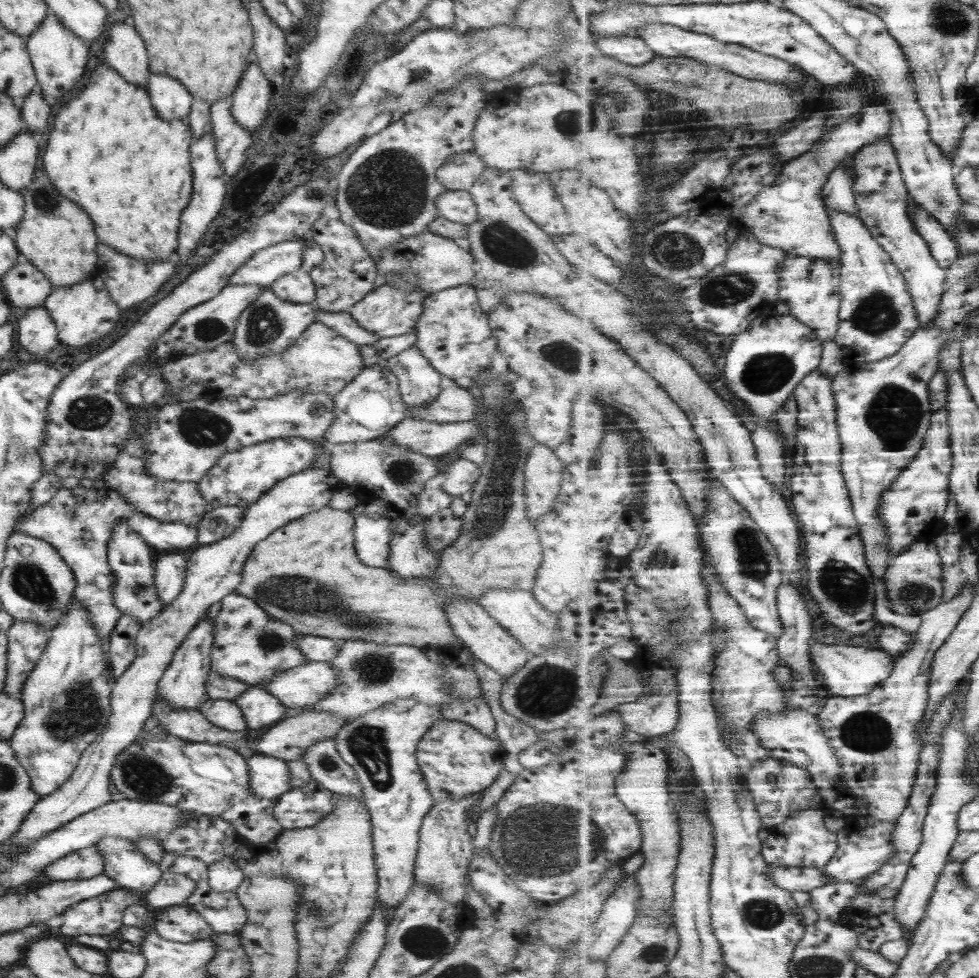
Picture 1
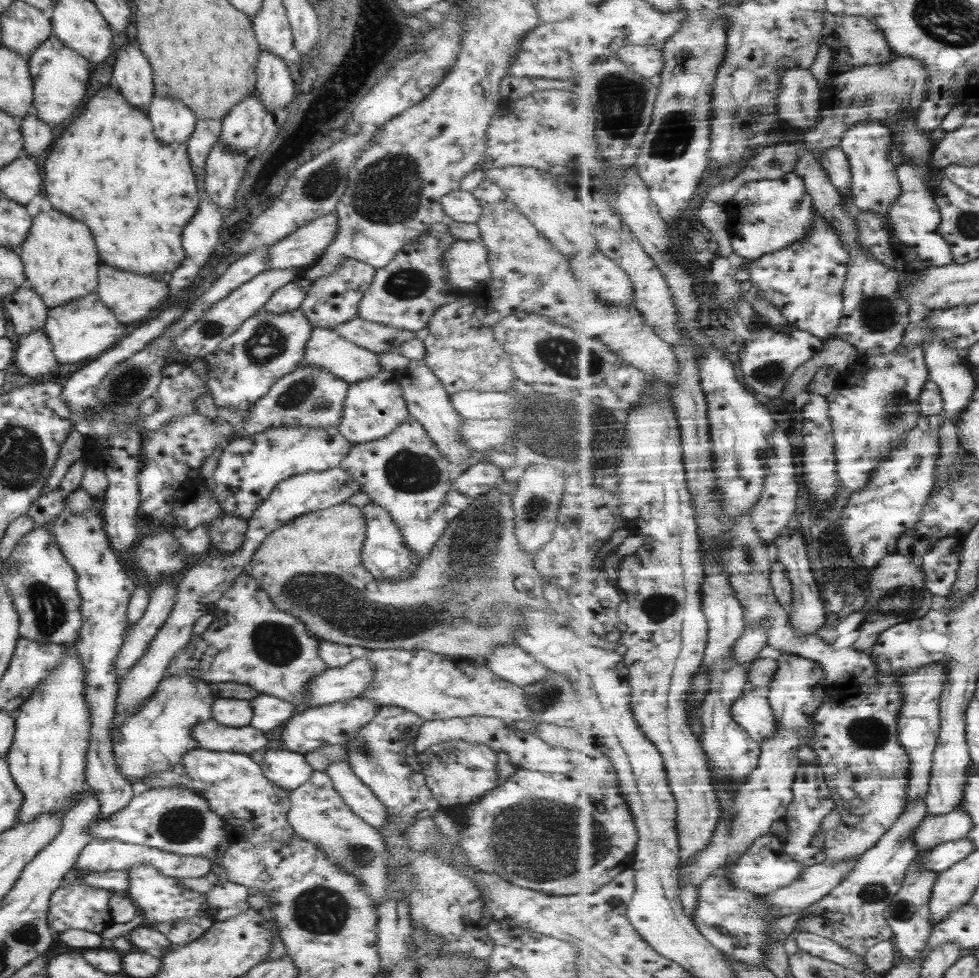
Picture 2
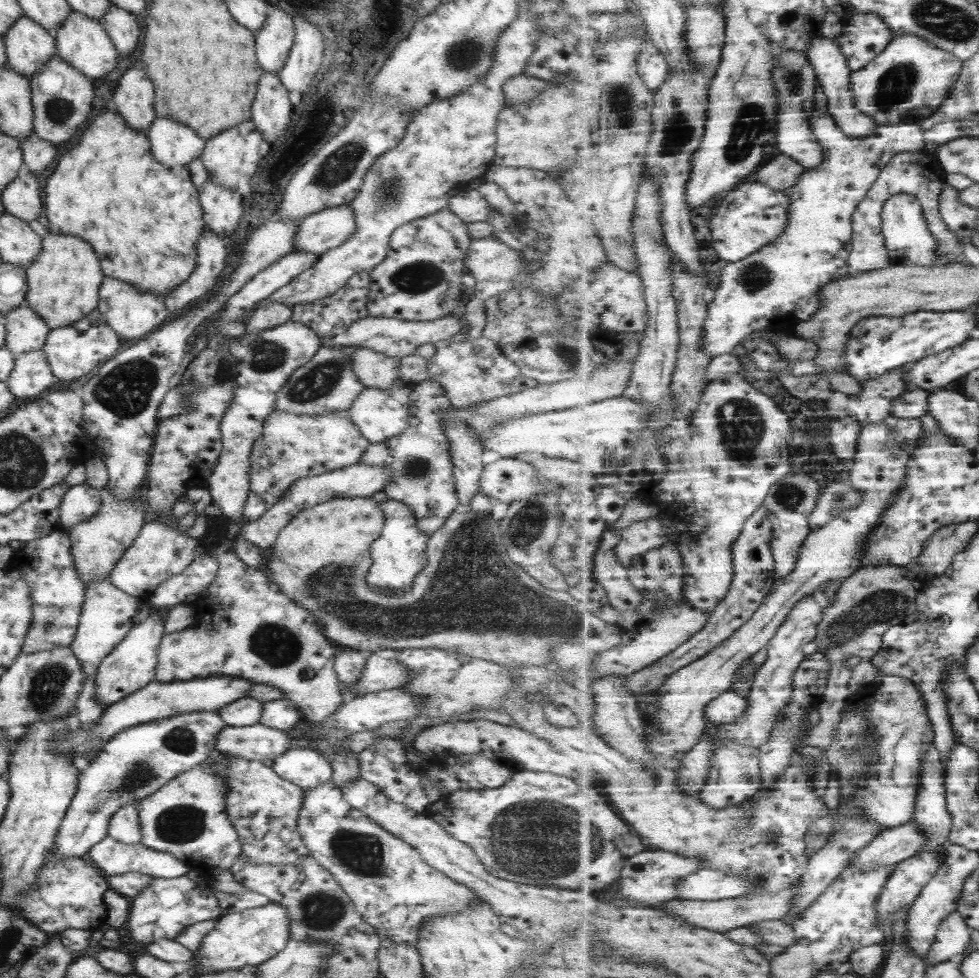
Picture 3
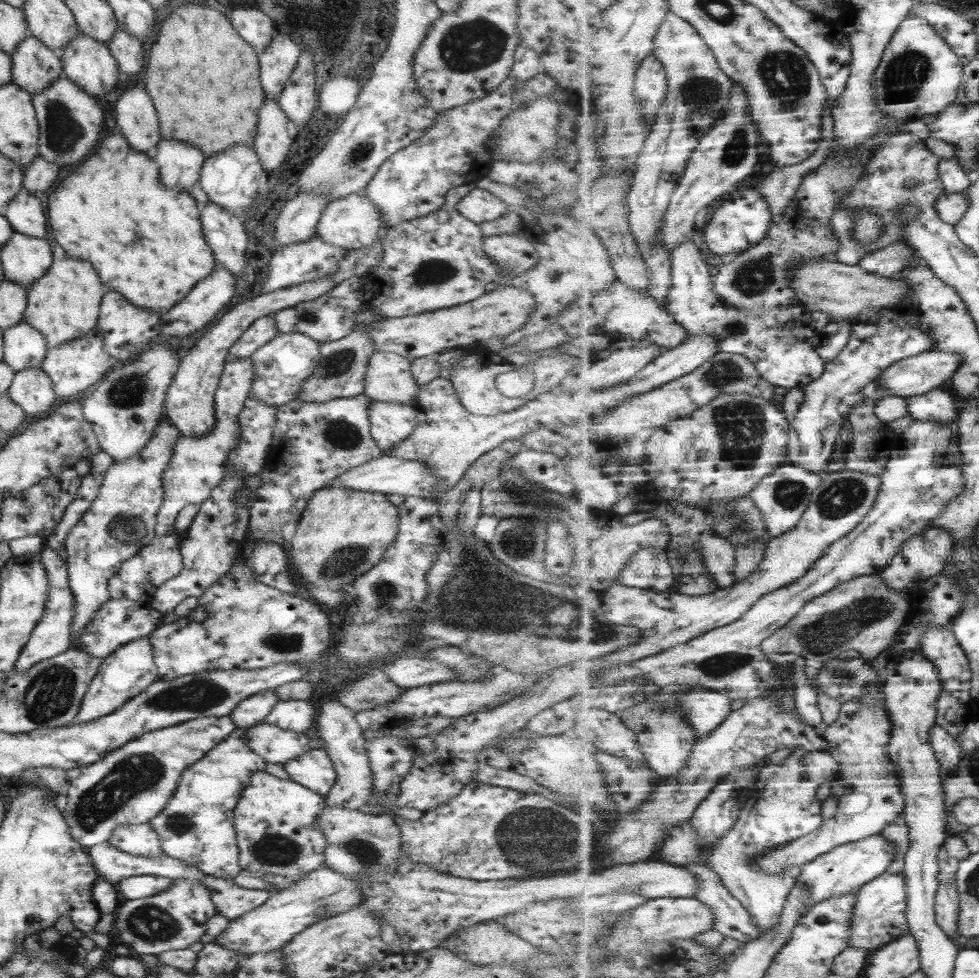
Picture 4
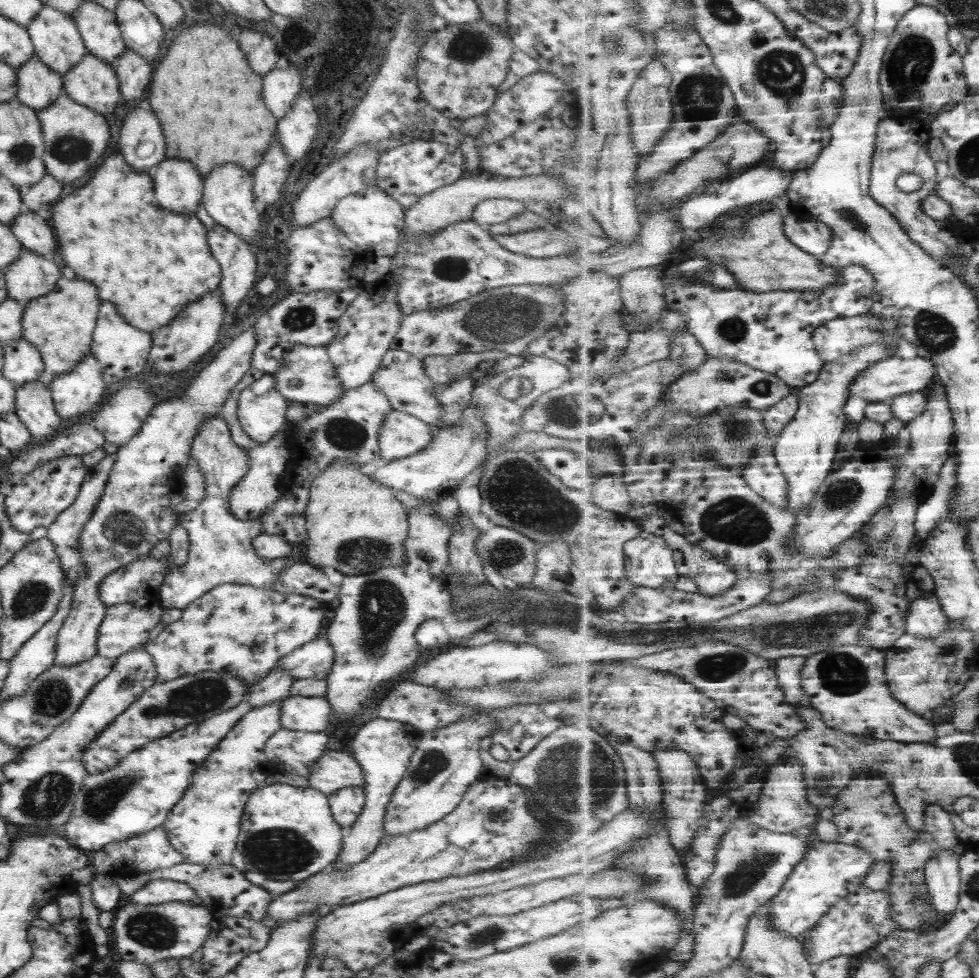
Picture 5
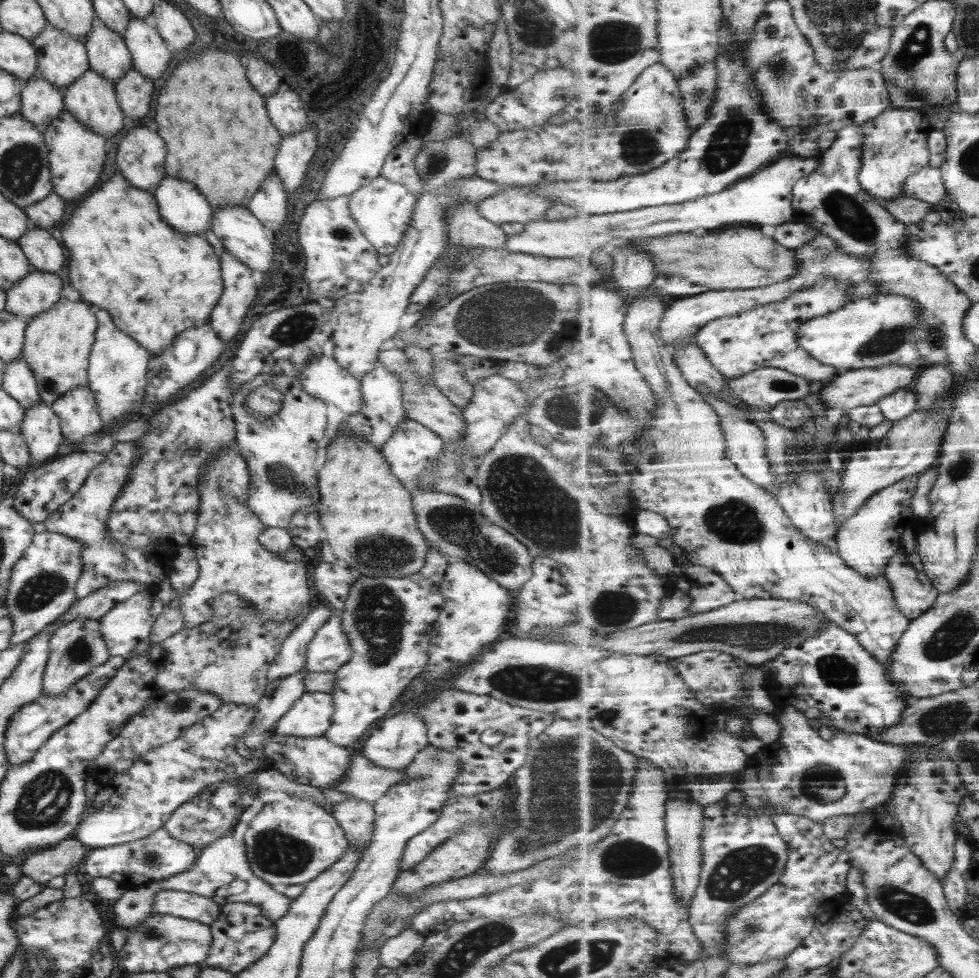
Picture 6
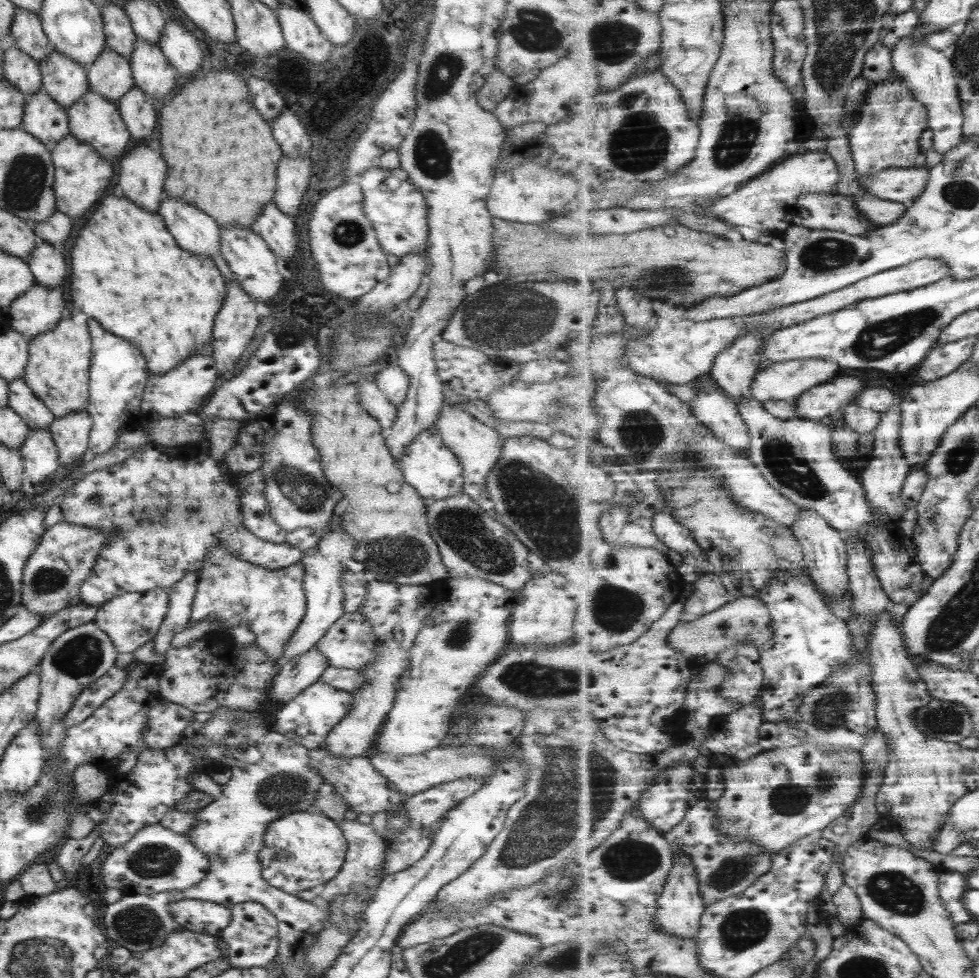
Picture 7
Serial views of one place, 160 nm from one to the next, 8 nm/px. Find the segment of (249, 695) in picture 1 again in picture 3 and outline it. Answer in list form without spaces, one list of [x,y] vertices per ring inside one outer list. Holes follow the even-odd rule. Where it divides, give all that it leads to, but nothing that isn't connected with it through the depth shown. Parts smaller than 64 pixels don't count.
[[[283,698],[268,700],[261,704],[261,715],[257,723],[267,728],[286,731],[292,729],[299,721],[298,710],[292,702]]]

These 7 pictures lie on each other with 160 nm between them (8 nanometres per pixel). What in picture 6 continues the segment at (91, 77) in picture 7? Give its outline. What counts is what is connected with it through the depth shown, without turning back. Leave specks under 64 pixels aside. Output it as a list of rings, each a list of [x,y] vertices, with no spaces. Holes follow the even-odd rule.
[[[97,18],[82,43],[86,49],[88,69],[101,78],[115,83],[132,69],[131,57],[122,37],[109,30]]]

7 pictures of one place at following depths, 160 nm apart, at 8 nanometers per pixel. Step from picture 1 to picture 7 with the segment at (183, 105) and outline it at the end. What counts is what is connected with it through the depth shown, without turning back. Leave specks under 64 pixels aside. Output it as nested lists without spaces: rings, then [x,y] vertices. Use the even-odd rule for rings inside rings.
[[[165,198],[159,204],[156,212],[163,218],[165,229],[171,234],[177,247],[183,248],[191,254],[201,254],[201,257],[209,257],[209,259],[212,259],[218,253],[218,224],[213,222],[213,218],[209,218],[207,214],[201,214],[197,208],[193,208],[189,204],[183,204],[179,200],[171,200],[171,198]]]

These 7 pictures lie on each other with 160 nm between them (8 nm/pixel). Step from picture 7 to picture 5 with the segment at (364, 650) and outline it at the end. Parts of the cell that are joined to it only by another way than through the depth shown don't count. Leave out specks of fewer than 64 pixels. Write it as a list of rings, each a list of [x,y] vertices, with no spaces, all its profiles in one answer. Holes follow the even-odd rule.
[[[317,633],[315,638],[305,642],[289,654],[282,656],[276,669],[288,672],[295,679],[324,679],[330,671],[333,662],[333,649],[323,633]]]

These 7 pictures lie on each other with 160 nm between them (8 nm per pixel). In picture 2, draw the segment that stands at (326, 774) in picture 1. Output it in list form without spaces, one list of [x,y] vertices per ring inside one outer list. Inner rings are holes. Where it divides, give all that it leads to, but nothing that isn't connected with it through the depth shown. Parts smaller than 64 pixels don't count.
[[[345,760],[330,762],[325,766],[324,773],[349,810],[363,822],[377,830],[388,822],[385,807],[375,798],[371,790],[353,775]]]

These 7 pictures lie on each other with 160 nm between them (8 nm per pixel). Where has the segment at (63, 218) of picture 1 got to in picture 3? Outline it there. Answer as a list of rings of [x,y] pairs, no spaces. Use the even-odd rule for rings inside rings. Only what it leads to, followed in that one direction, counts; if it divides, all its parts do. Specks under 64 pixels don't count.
[[[47,232],[39,243],[41,251],[24,272],[27,285],[24,304],[51,329],[69,326],[95,310],[98,288],[103,278],[95,254],[87,242],[81,242],[71,234]]]

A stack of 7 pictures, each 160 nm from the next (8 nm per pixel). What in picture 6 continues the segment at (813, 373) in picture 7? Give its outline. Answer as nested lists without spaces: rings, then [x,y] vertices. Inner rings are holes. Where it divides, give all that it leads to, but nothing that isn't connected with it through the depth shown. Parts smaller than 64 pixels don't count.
[[[761,368],[750,374],[725,379],[725,382],[728,388],[724,397],[737,397],[745,404],[764,411],[770,411],[776,404],[787,399],[803,399],[816,386],[781,368]]]

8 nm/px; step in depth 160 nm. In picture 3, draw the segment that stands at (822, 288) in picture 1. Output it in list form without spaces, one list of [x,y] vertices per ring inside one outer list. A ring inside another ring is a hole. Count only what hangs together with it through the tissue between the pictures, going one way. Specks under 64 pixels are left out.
[[[826,109],[812,112],[809,118],[817,140],[824,147],[825,160],[820,167],[807,170],[798,183],[790,190],[790,207],[788,210],[789,226],[776,243],[751,254],[737,263],[728,262],[722,269],[719,286],[714,299],[709,303],[709,316],[705,319],[702,348],[717,356],[738,350],[740,342],[747,335],[777,323],[784,325],[790,321],[808,321],[821,308],[821,290],[831,282],[839,282],[852,274],[849,258],[853,250],[852,216],[856,206],[867,196],[883,167],[896,155],[904,152],[917,152],[926,149],[926,129],[922,123],[899,123],[879,125],[866,137],[858,139],[849,136],[837,124],[833,115]]]

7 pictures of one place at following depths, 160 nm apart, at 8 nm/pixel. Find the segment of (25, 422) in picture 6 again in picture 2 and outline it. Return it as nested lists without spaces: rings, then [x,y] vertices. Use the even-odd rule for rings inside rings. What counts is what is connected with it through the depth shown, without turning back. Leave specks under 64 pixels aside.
[[[42,328],[22,334],[16,345],[13,365],[20,375],[35,382],[42,376],[57,374],[51,343]]]

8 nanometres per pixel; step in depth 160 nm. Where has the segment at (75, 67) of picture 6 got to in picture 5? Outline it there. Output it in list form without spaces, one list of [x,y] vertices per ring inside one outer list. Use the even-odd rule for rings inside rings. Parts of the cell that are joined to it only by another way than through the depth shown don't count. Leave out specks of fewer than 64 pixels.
[[[50,6],[42,7],[37,11],[31,23],[25,27],[27,35],[33,45],[33,55],[47,68],[57,74],[65,74],[83,58],[86,53],[79,31],[70,15],[59,12]]]

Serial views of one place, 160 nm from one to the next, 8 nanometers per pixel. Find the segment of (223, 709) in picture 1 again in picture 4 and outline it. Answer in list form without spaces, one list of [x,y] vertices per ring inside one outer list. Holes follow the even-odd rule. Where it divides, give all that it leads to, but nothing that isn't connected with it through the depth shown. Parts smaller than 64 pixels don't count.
[[[273,689],[264,690],[240,700],[228,716],[235,727],[247,729],[263,722],[277,701]]]

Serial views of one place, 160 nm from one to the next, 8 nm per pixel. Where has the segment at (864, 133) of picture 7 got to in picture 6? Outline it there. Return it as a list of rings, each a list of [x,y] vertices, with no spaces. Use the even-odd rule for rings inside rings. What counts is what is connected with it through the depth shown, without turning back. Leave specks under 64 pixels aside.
[[[889,105],[883,114],[862,124],[865,136],[862,142],[864,154],[860,183],[875,198],[887,202],[903,197],[904,182],[915,171],[930,165],[932,154],[927,148],[929,132],[923,132],[923,128],[927,128],[923,124],[925,117],[921,111]]]

